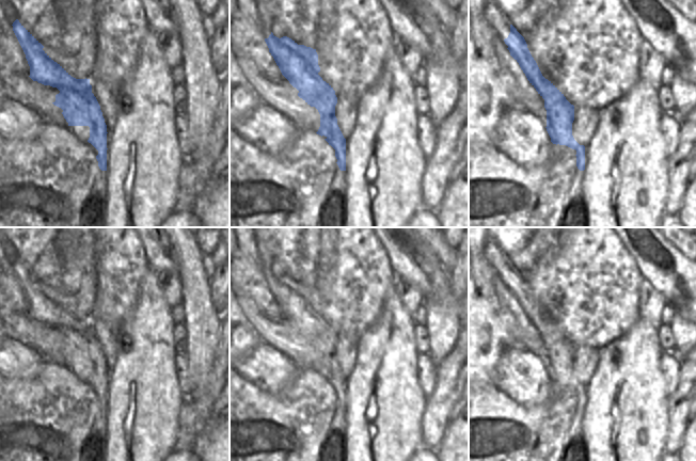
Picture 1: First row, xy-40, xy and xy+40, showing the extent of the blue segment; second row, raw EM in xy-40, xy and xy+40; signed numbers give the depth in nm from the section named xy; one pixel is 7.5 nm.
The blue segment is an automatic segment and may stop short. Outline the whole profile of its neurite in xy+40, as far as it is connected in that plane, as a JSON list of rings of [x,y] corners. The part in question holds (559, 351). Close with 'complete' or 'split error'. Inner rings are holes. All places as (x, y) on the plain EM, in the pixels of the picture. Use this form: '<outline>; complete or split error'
[[[510,264],[510,272],[504,279],[508,285],[510,295],[519,302],[521,308],[525,313],[529,322],[536,328],[538,333],[544,338],[544,347],[547,349],[547,370],[551,377],[551,381],[558,386],[568,386],[573,390],[576,395],[576,409],[570,422],[558,461],[587,461],[587,449],[583,441],[583,430],[581,428],[581,419],[583,410],[585,409],[585,385],[580,384],[572,375],[572,362],[574,360],[574,345],[571,344],[564,333],[548,318],[545,318],[536,300],[532,296],[524,276]]]; split error

